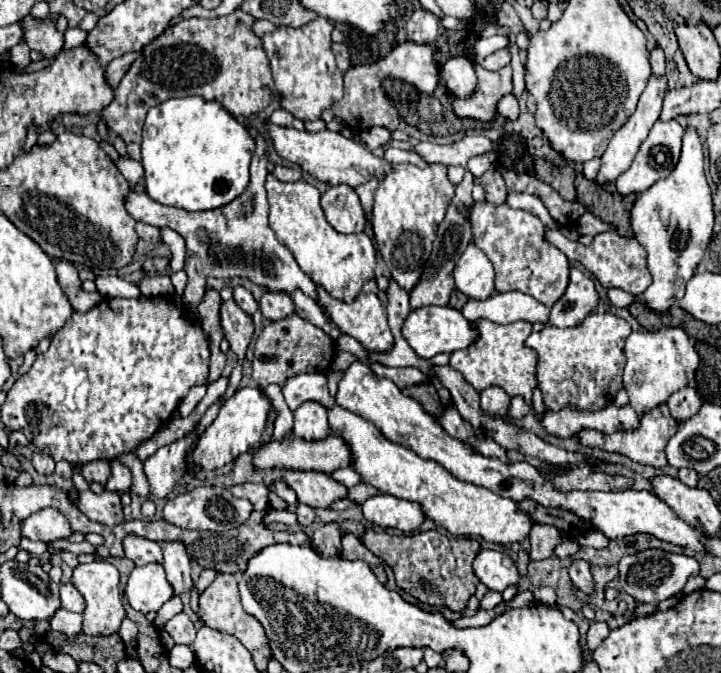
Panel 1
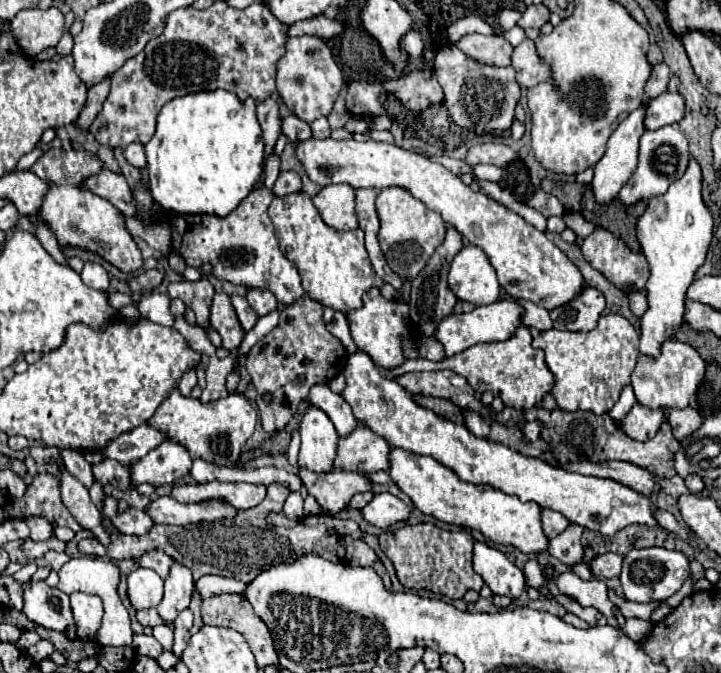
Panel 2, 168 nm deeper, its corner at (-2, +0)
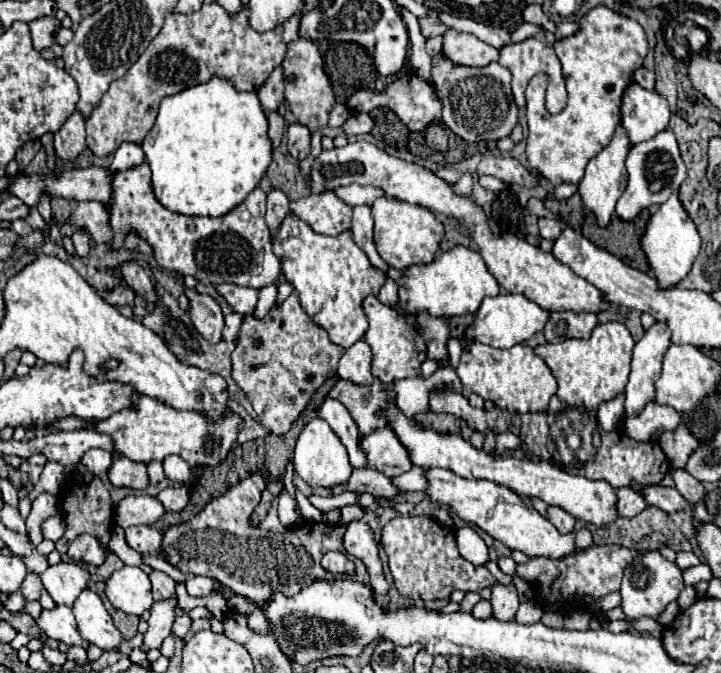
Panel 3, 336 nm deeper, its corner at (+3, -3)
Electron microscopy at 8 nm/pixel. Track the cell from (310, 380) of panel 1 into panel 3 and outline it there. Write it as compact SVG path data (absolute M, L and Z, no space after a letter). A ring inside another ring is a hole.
M325 399L325 403L319 409L319 417L325 419L331 425L331 429L339 435L339 439L347 447L351 465L353 467L367 467L367 457L365 457L365 453L361 451L361 445L359 445L361 435L359 435L357 423L351 419L345 405L337 403L335 399Z

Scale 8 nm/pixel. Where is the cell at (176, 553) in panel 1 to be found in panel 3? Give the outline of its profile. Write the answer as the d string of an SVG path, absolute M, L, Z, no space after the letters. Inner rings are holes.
M175 599L169 601L157 601L151 607L151 617L149 617L149 629L143 635L143 645L141 651L151 651L151 649L159 649L163 639L167 635L171 635L171 625L175 619Z

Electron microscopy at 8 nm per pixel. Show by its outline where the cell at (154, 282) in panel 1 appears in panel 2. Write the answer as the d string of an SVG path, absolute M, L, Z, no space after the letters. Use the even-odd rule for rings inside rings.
M206 278L198 282L172 282L168 284L168 296L170 299L184 300L186 306L192 306L196 314L196 324L204 330L210 330L210 300L214 296L214 288Z

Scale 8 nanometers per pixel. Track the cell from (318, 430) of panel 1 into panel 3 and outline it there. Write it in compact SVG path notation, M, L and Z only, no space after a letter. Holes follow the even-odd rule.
M319 417L307 423L303 433L299 435L295 453L293 453L293 467L305 483L309 483L311 487L323 487L323 489L331 489L335 485L347 483L353 471L345 445L341 443L341 439L337 439L337 433L329 427L329 423L325 423Z

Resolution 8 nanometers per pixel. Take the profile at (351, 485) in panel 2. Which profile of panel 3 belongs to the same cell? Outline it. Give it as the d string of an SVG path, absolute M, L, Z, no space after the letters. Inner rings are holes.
M353 469L353 475L349 479L347 485L339 485L331 489L335 495L343 493L343 491L359 491L359 493L373 493L375 497L385 497L385 499L393 499L397 495L401 495L403 491L381 471L377 469Z

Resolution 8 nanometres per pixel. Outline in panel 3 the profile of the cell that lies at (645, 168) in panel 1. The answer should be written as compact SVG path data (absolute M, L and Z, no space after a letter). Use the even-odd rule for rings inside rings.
M667 129L659 131L649 141L633 145L627 159L625 159L625 167L629 171L629 183L627 183L625 193L617 201L617 215L623 221L633 221L643 209L647 209L651 205L665 203L669 199L669 195L673 191L677 191L687 177L687 169L685 169L681 155L679 155L675 135Z

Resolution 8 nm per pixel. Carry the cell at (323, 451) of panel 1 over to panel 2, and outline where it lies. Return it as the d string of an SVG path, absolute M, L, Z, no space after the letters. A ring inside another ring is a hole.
M356 426L352 434L342 436L338 440L338 450L334 458L336 470L350 470L350 472L378 472L388 468L388 450L390 444L374 434L366 426Z

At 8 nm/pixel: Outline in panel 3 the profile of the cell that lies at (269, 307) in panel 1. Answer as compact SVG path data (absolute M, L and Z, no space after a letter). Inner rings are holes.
M221 283L215 289L217 289L219 295L223 295L223 299L227 301L227 305L235 313L249 315L251 311L255 311L259 291L253 291L251 287L233 287L231 283Z

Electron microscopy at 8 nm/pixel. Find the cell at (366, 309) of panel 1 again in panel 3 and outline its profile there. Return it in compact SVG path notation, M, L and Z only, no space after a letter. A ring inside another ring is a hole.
M369 295L363 301L363 309L369 317L369 329L365 333L365 341L371 345L373 351L373 363L371 373L373 377L381 379L383 383L393 383L397 379L417 377L421 371L421 363L425 361L427 345L423 337L407 323L403 315L399 315L395 309L383 305L375 295Z

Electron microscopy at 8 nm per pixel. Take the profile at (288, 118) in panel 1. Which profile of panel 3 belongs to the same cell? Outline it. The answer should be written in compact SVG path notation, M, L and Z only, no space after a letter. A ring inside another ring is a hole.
M293 123L287 129L287 137L289 137L289 153L291 157L295 157L297 161L305 159L309 155L309 143L311 143L311 131L305 125Z

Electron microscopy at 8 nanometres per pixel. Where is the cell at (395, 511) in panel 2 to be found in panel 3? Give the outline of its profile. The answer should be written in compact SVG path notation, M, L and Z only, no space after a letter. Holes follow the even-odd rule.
M347 505L341 509L341 519L339 519L339 525L349 525L351 521L359 521L363 517L363 509L359 505Z

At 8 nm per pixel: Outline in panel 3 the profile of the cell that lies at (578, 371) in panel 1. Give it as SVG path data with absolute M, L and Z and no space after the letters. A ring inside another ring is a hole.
M605 323L597 325L591 339L565 339L561 343L545 343L535 349L535 353L547 363L551 373L555 375L559 389L557 397L569 407L583 407L587 411L597 409L601 403L617 397L625 391L633 337L623 323Z

